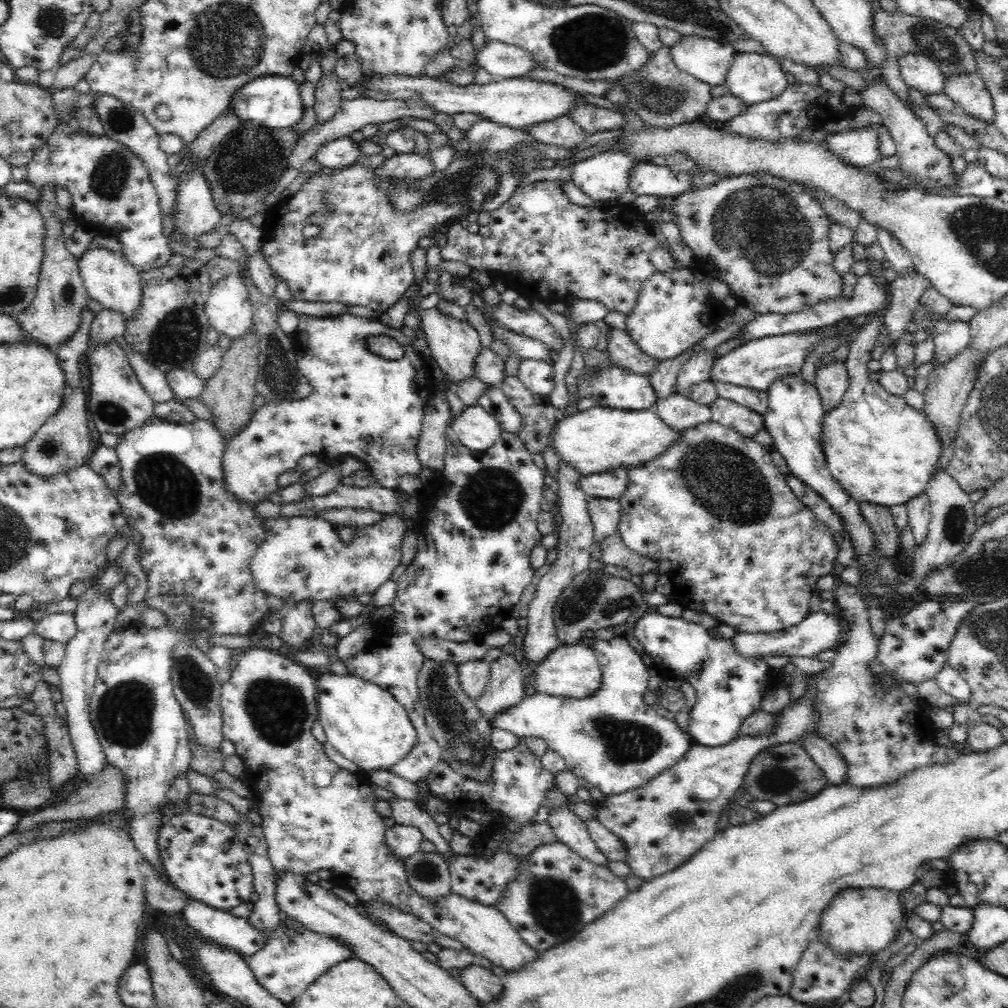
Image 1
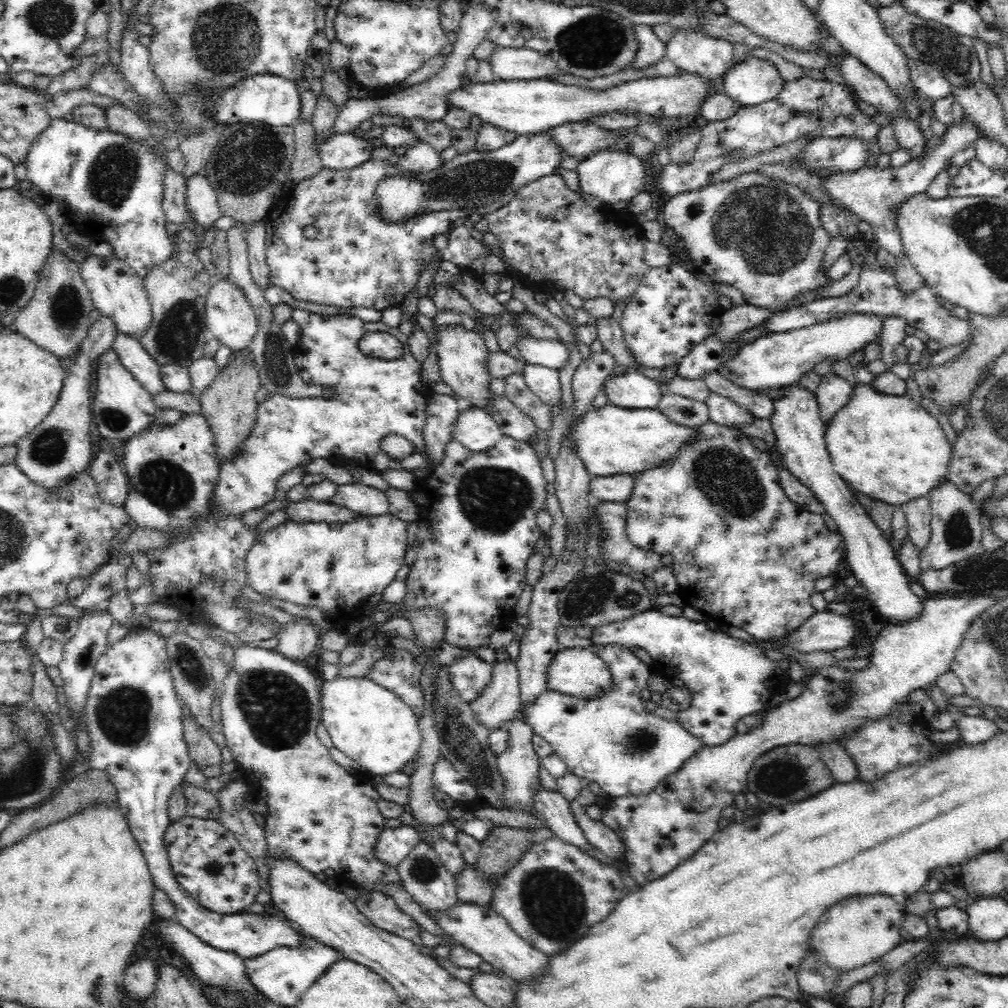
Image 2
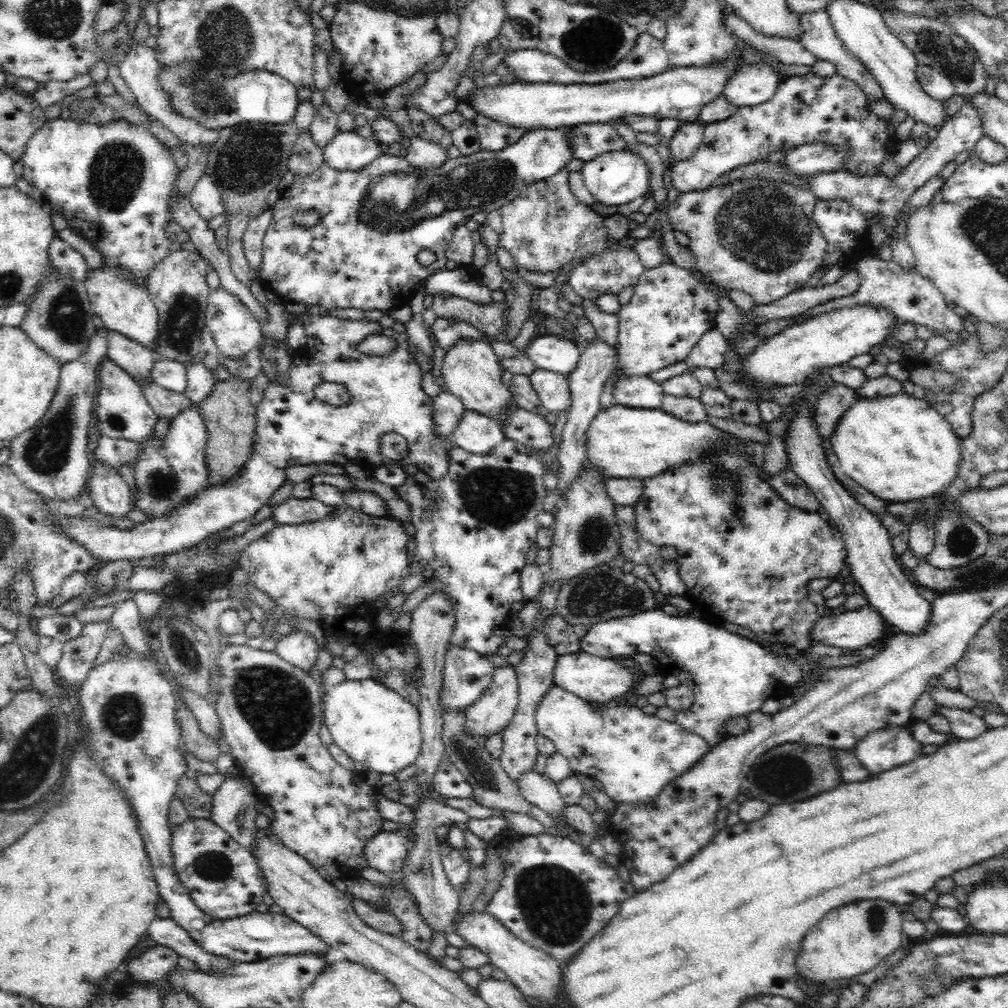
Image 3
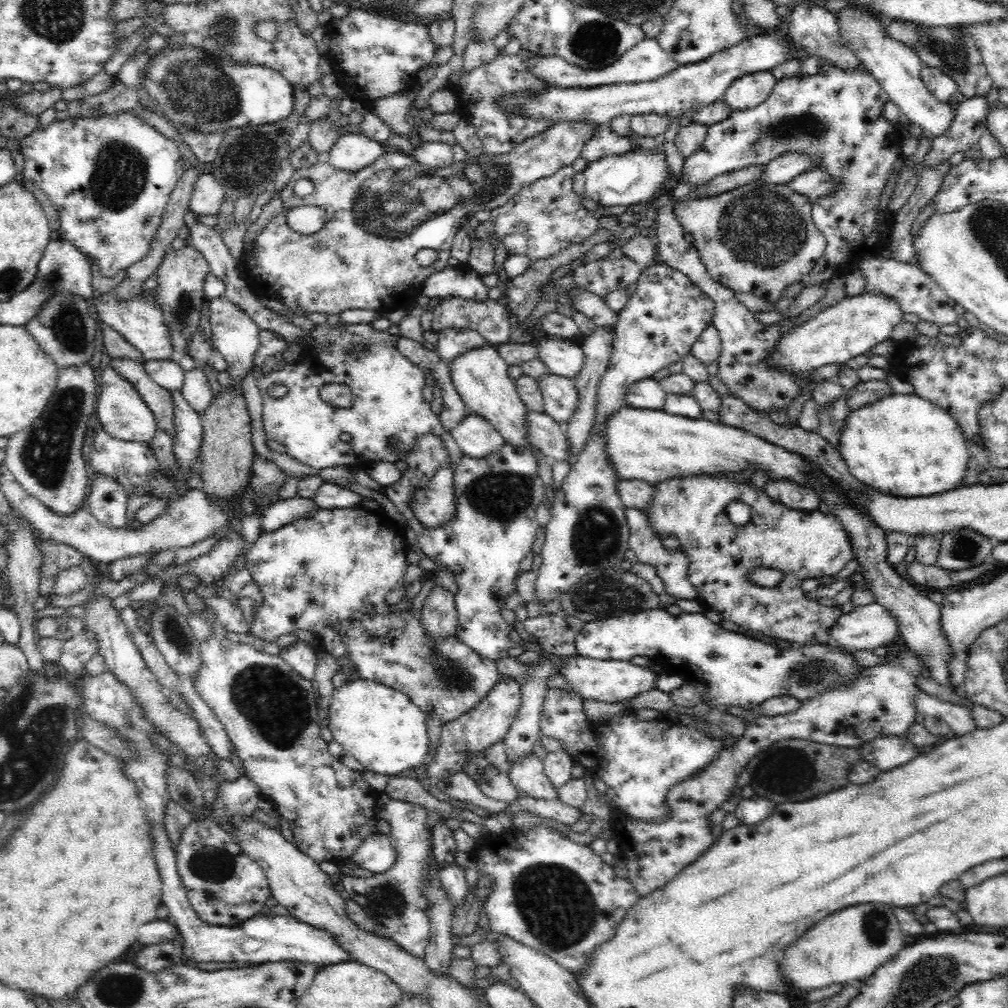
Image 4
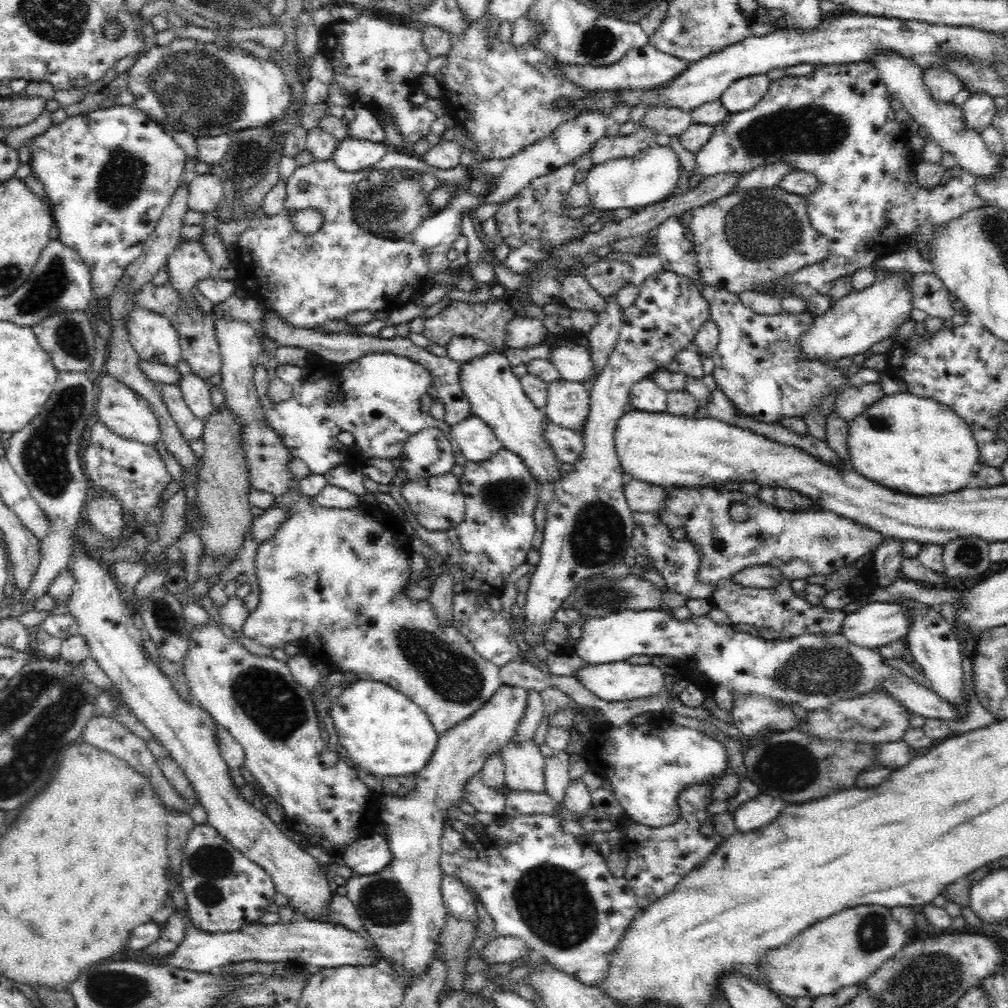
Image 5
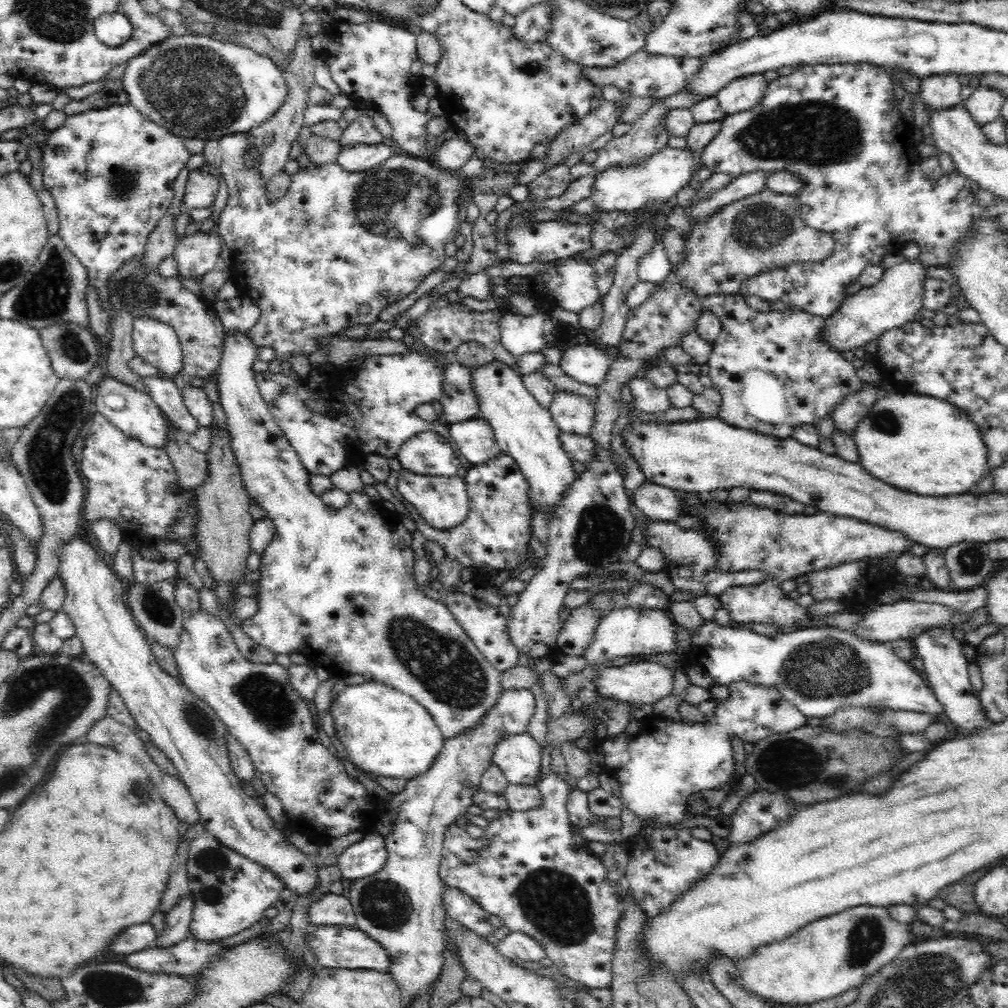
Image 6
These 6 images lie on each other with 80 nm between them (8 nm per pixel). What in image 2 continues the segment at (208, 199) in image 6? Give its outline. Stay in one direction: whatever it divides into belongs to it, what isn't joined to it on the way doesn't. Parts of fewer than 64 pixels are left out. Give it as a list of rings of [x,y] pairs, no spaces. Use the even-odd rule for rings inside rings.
[[[201,173],[184,177],[186,208],[197,228],[208,230],[220,220],[222,214],[212,185]]]

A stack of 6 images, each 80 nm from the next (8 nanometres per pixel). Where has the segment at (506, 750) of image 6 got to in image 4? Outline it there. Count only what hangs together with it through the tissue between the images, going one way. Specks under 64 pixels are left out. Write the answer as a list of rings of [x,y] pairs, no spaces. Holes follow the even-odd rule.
[[[534,753],[524,757],[508,770],[511,784],[520,797],[560,801],[556,788],[544,772],[543,762]]]

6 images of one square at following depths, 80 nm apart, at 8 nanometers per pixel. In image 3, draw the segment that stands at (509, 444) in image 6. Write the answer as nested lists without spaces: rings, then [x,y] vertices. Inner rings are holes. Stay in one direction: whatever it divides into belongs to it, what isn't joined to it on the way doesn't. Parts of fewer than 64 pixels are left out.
[[[458,338],[452,346],[448,346],[440,374],[443,386],[462,401],[466,411],[479,412],[501,424],[505,420],[504,414],[515,405],[513,398],[510,397],[509,387],[500,383],[501,363],[494,355],[490,342],[485,338],[480,340]]]

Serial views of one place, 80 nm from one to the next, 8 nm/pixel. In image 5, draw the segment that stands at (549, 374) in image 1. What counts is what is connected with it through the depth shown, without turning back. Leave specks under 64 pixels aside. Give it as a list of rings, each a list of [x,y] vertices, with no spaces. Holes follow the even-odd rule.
[[[559,378],[546,382],[546,394],[544,414],[548,419],[572,431],[582,430],[587,422],[590,395],[584,384]]]

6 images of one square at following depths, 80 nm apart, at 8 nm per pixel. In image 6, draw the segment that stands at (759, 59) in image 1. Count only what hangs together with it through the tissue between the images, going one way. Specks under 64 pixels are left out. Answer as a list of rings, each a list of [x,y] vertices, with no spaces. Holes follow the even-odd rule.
[[[752,74],[735,79],[718,92],[719,108],[726,115],[750,110],[764,98],[768,84],[763,74]]]

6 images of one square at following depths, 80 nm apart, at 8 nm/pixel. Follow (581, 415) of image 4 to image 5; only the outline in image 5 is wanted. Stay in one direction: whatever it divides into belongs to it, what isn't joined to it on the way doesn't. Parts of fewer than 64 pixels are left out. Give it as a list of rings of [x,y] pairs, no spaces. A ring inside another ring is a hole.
[[[616,292],[606,299],[606,308],[601,312],[597,325],[586,336],[585,346],[590,353],[590,361],[594,365],[594,372],[586,378],[586,382],[582,382],[588,392],[609,361],[609,356],[618,338],[618,330],[622,326],[623,310],[617,305]]]

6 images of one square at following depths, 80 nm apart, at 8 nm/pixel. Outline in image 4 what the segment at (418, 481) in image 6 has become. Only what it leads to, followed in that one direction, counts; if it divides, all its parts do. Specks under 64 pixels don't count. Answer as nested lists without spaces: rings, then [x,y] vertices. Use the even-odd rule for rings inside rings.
[[[326,320],[316,321],[308,334],[312,337],[312,344],[303,347],[298,360],[293,364],[287,364],[278,372],[270,371],[267,375],[262,375],[260,367],[255,370],[255,379],[263,398],[261,414],[263,430],[270,450],[276,451],[278,454],[288,455],[299,463],[316,470],[345,465],[359,468],[376,462],[390,462],[392,464],[399,461],[406,462],[407,456],[414,450],[418,438],[432,434],[441,440],[447,449],[446,465],[434,472],[430,485],[426,489],[413,495],[411,506],[415,516],[424,526],[436,528],[436,526],[444,524],[454,514],[453,466],[460,462],[463,453],[454,437],[443,430],[439,416],[429,408],[422,396],[422,388],[425,385],[422,368],[406,358],[397,349],[399,338],[402,336],[389,333],[387,330],[376,330],[372,326],[372,322],[346,324],[339,321],[338,324],[327,326]],[[356,345],[363,345],[365,349],[355,350]],[[336,383],[346,385],[351,390],[353,402],[350,407],[334,407],[318,395],[318,390],[321,390],[322,386]],[[277,384],[287,387],[286,394],[280,398],[272,397],[268,393],[268,388]],[[345,433],[352,437],[350,442],[341,440]],[[392,436],[396,436],[400,441],[398,446],[388,445],[388,439]]]

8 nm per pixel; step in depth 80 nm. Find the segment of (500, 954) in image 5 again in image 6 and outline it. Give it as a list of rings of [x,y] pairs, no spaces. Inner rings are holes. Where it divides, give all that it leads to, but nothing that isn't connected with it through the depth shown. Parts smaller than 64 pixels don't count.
[[[512,932],[498,942],[498,951],[510,960],[534,961],[544,958],[544,950],[538,942],[522,932]]]

